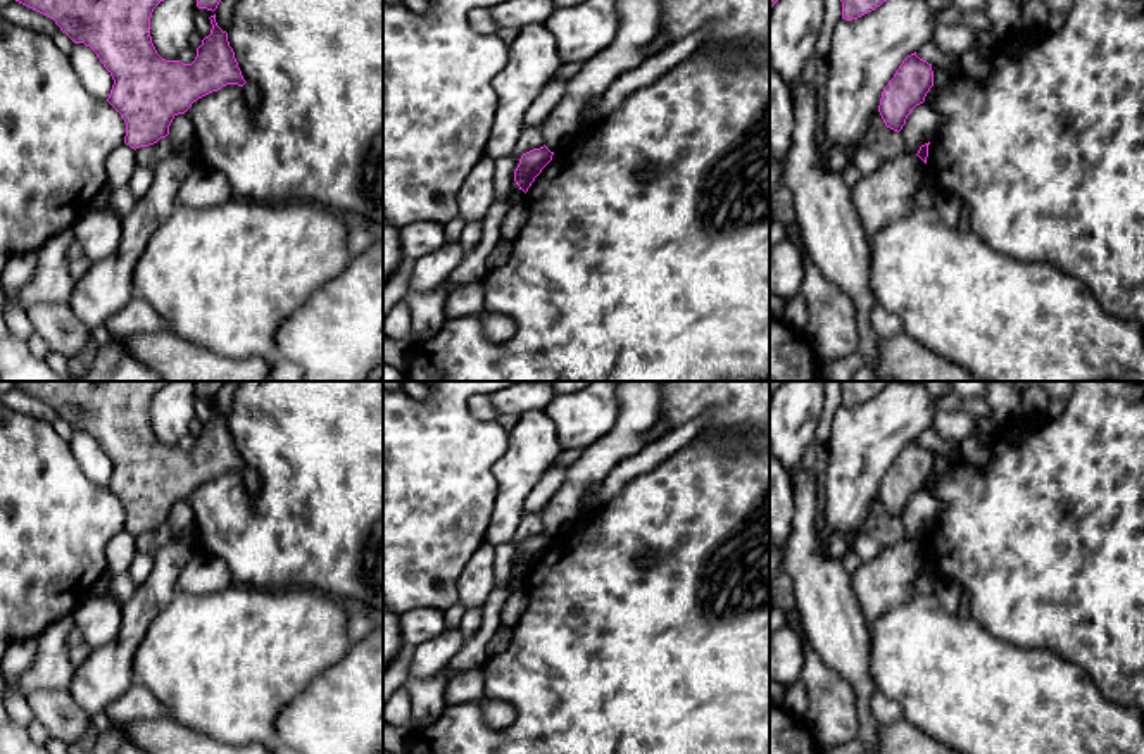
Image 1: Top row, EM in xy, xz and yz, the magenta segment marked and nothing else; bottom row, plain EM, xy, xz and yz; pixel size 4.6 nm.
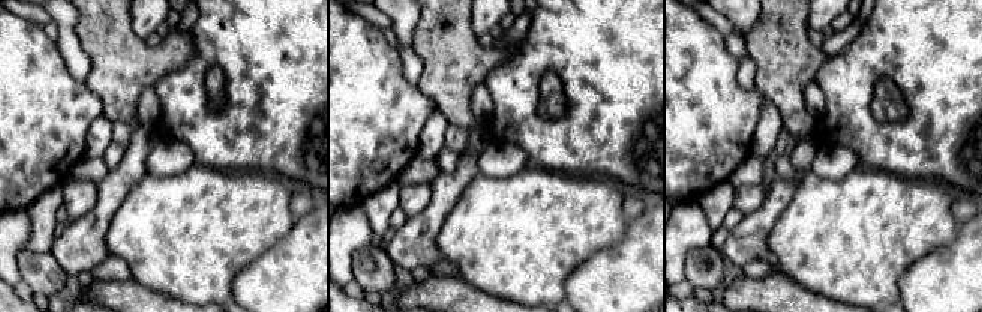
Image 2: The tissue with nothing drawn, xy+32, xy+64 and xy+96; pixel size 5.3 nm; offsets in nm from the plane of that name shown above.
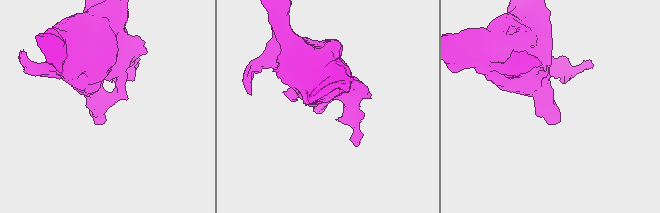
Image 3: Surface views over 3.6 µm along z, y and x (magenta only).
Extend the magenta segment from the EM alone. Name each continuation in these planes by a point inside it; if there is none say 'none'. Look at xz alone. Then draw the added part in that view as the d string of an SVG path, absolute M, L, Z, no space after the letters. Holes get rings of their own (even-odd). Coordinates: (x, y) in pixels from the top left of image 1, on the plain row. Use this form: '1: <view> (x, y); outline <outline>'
none

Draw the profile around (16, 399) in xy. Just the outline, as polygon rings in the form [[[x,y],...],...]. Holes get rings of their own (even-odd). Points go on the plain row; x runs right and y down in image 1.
[[[14,388],[5,395],[0,395],[0,402],[16,412],[22,412],[33,416],[36,419],[47,421],[53,424],[60,419],[60,414],[55,411],[53,405],[19,390]]]

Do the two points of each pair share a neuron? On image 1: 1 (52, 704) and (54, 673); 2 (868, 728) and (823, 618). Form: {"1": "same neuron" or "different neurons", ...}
{"1": "different neurons", "2": "same neuron"}

